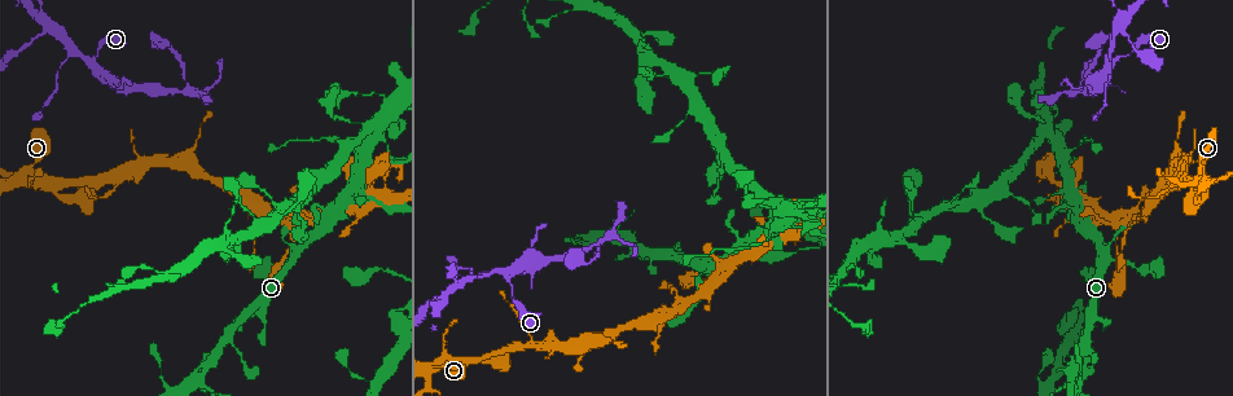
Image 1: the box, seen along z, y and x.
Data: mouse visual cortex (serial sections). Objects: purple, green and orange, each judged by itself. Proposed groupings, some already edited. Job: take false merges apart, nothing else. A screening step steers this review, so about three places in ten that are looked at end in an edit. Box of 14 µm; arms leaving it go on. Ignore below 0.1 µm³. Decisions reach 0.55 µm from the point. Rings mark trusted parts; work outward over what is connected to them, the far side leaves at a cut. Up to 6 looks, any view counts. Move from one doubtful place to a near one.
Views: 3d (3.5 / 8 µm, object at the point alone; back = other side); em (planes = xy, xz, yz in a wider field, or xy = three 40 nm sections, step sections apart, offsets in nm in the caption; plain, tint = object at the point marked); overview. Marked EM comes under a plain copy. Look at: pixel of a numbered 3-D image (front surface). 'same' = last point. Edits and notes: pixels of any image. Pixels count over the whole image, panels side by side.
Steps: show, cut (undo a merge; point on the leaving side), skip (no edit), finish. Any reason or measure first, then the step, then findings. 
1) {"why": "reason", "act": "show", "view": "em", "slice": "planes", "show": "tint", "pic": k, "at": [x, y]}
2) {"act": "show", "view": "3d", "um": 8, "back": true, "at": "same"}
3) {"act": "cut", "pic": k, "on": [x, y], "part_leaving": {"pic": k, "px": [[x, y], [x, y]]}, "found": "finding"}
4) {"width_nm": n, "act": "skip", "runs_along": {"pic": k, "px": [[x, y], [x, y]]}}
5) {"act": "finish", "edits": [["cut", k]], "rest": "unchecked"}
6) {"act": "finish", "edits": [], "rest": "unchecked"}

{"why": "small branch off a trunk", "act": "show", "view": "3d", "um": 3.5, "pic": 1, "at": [18, 180]}

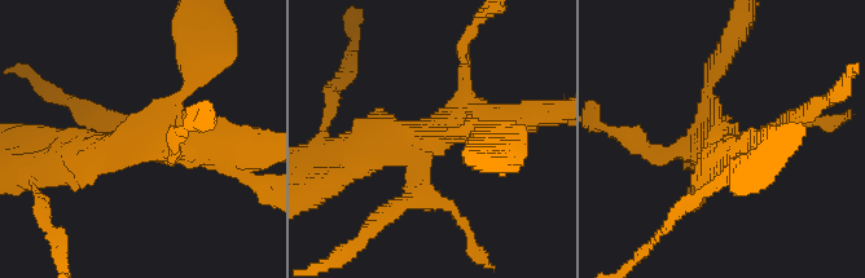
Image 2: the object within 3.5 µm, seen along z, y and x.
{"why": "shape alone is not enough", "act": "show", "view": "em", "slice": "xy", "step": 1, "show": "tint", "pic": 2, "at": [428, 134]}

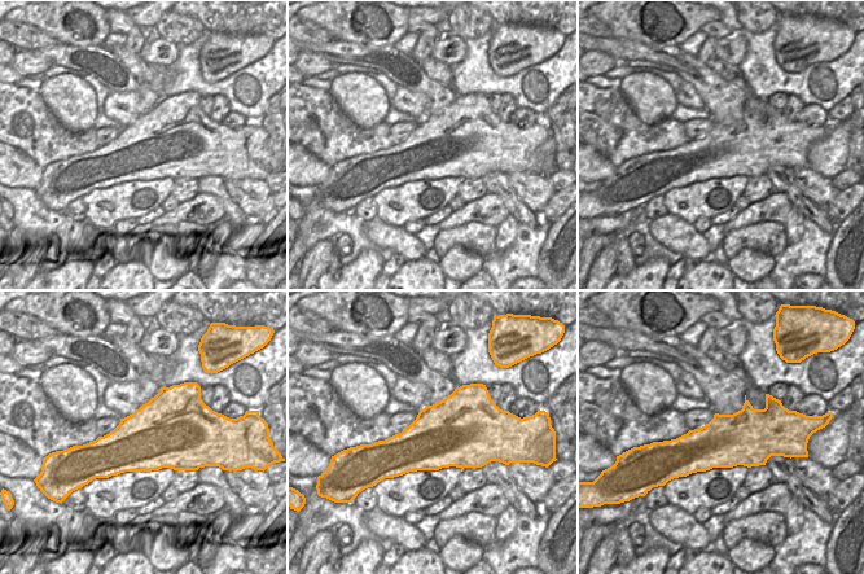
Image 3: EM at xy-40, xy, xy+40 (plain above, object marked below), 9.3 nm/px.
{"width_nm": 650, "act": "skip", "runs_along": {"pic": 2, "px": [[482, 126], [413, 149], [405, 204]]}, "found": "continuous, no second cell"}

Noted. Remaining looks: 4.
{"why": "three-way junction", "act": "show", "view": "3d", "um": 3.5, "pic": 1, "at": [96, 62]}

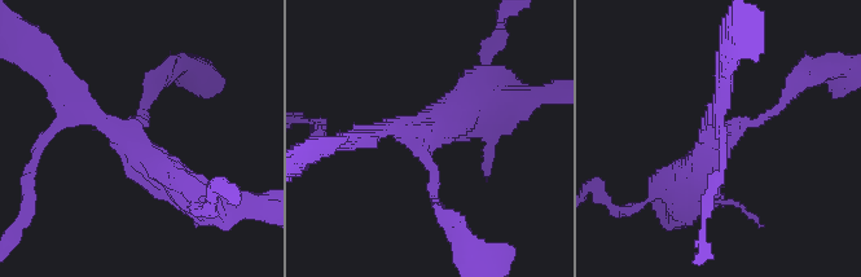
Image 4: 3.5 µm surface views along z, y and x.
{"arms": 3, "arm_widths_nm": [150, 200, 400], "act": "show", "view": "em", "slice": "planes", "show": "tint", "pic": 4, "at": [423, 137]}

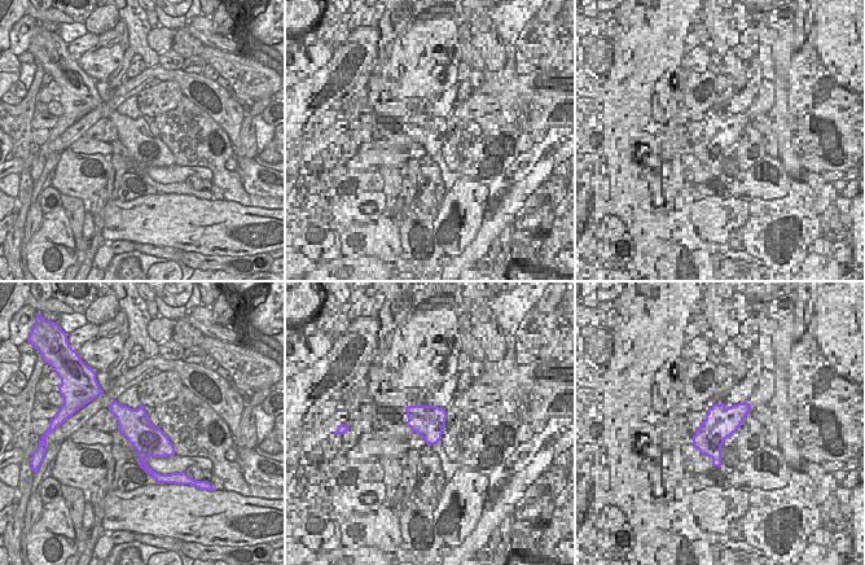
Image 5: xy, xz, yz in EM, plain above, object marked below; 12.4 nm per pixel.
{"act": "skip", "runs_along": {"pic": 4, "px": [[789, 97], [719, 136], [682, 192]]}, "found": "continuous, no second cell"}

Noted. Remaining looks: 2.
{"why": "arms run side by side", "act": "show", "view": "3d", "um": 3.5, "pic": 1, "at": [628, 236]}

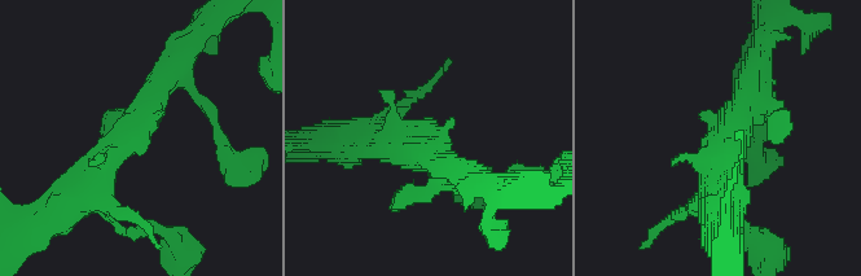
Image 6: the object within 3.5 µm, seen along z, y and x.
{"why": "now the EM", "act": "show", "view": "em", "slice": "xy", "step": 3, "show": "tint", "pic": 6, "at": [123, 134]}

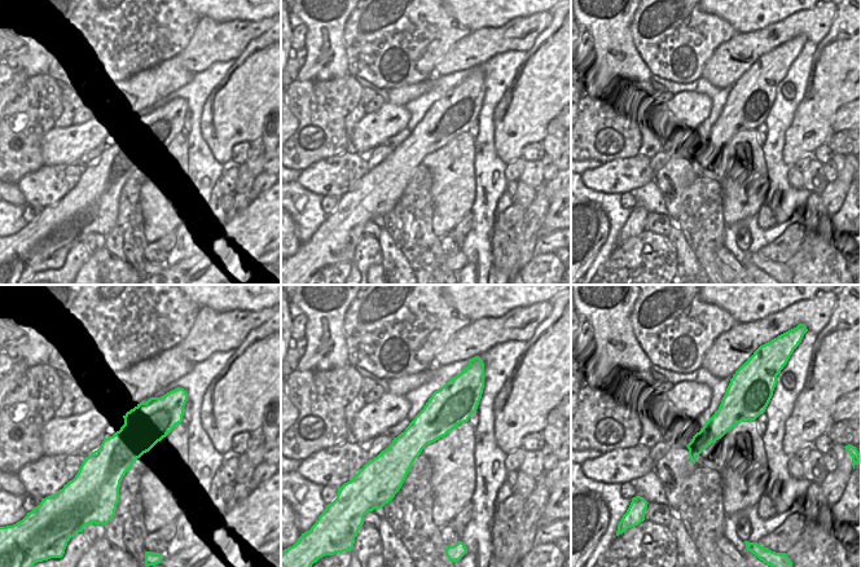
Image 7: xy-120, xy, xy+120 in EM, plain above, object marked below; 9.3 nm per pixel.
{"act": "skip", "runs_along": {"pic": 6, "px": [[176, 69], [93, 176], [65, 200]]}, "found": "one cell here"}

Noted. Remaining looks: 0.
{"act": "finish", "edits": [], "rest": "unchecked"}

